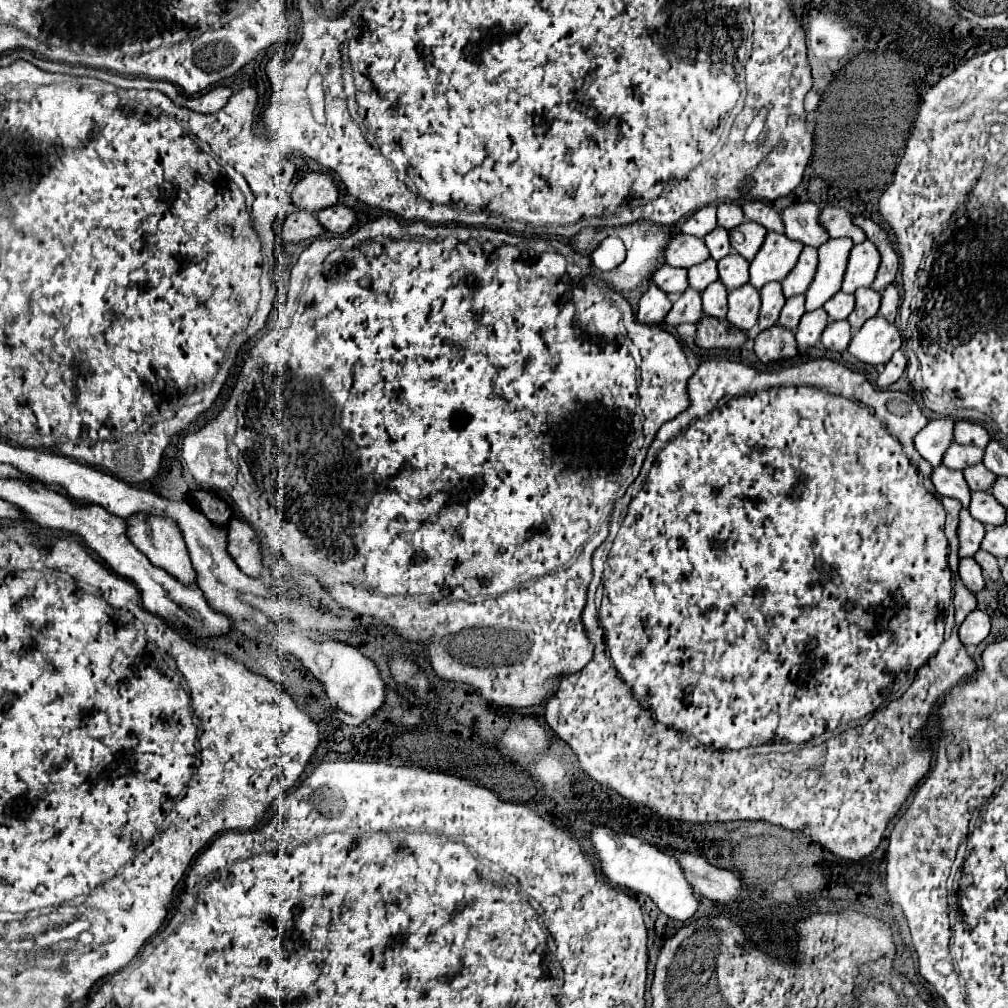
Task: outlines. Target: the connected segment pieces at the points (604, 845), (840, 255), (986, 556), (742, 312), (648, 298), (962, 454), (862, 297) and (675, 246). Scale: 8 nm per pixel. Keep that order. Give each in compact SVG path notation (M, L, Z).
M593 825L587 839L591 841L595 855L599 857L601 875L613 885L649 895L665 915L677 921L687 921L697 911L699 901L695 899L693 887L685 881L679 863L667 853L641 841L639 837L633 837L627 833L615 833L607 825Z
M849 237L829 239L819 247L819 267L805 293L807 311L815 311L823 307L825 301L829 301L829 297L841 291L851 247L853 247L853 241L849 241Z
M979 549L973 557L975 557L975 561L981 565L981 569L983 569L983 573L985 573L987 579L997 581L997 579L1001 577L1001 569L999 569L997 557L993 557L991 553L987 553L987 551L983 551L983 549Z
M743 285L729 293L727 321L743 331L749 331L759 317L759 291L753 285Z
M651 285L641 301L639 301L639 309L637 309L637 319L641 323L653 323L653 325L661 325L665 321L665 313L669 313L669 309L673 307L671 299L667 293L661 293L661 289L657 289L657 285Z
M951 443L951 447L947 449L945 457L943 457L943 465L949 467L949 469L967 469L971 465L977 465L983 461L983 449L979 447L973 447L973 445L957 445L957 443Z
M857 289L855 291L855 309L853 313L849 315L849 323L851 323L851 329L857 331L867 319L875 317L879 313L879 307L881 307L881 293L873 291L873 289Z
M679 233L665 249L667 265L671 267L683 267L689 269L705 259L709 259L709 249L703 239L697 239L693 235Z

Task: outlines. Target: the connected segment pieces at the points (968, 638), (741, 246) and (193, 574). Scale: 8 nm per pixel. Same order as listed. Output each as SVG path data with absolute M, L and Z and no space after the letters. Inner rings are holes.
M975 609L969 613L969 617L965 617L965 621L959 627L959 637L963 645L979 645L987 635L989 635L991 623L989 623L989 615Z
M745 221L745 223L741 223L729 231L733 249L741 257L745 257L747 261L751 261L757 255L759 247L763 245L765 235L767 235L767 229L763 225L753 223L753 221Z
M133 515L127 523L129 523L129 539L133 541L133 545L137 545L137 549L141 549L149 557L149 561L153 565L165 569L169 575L173 575L183 585L189 585L189 583L197 585L197 571L191 565L191 559L187 555L187 547L185 547L185 541L181 537L181 531L177 529L177 525L171 519Z

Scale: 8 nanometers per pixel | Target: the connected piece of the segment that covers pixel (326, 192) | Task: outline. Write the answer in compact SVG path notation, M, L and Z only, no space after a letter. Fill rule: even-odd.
M311 171L295 185L291 197L293 197L293 203L299 205L301 209L315 213L319 209L335 205L339 199L339 193L331 173Z

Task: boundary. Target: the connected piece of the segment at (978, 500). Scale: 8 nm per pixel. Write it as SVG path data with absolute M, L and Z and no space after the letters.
M975 491L971 495L969 511L977 521L985 523L987 527L997 527L1005 523L1005 507L997 505L997 501L993 501L993 495L989 495L989 491Z

